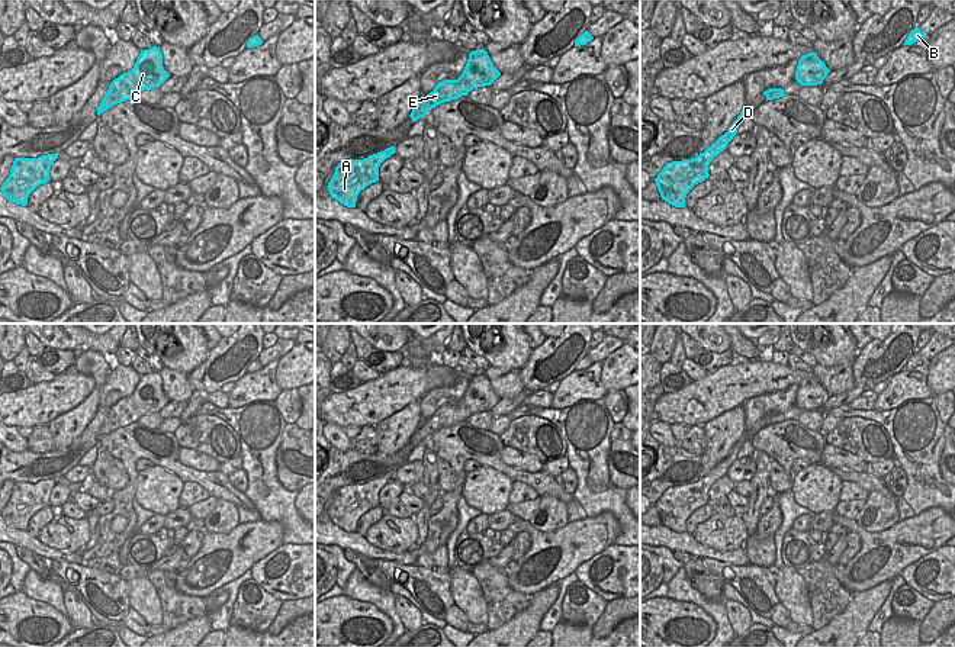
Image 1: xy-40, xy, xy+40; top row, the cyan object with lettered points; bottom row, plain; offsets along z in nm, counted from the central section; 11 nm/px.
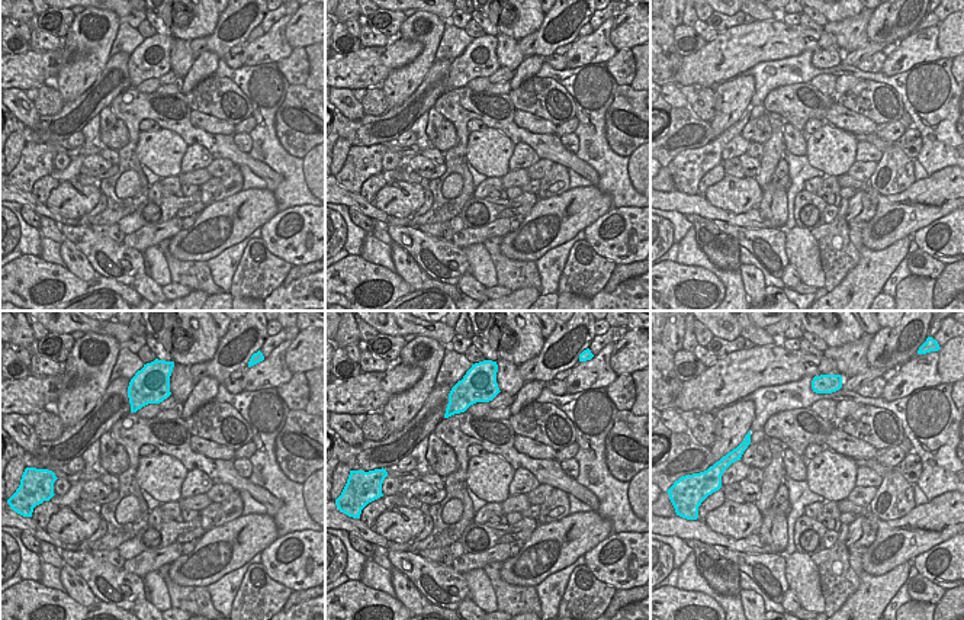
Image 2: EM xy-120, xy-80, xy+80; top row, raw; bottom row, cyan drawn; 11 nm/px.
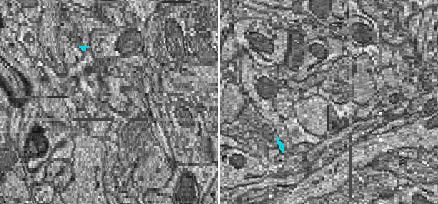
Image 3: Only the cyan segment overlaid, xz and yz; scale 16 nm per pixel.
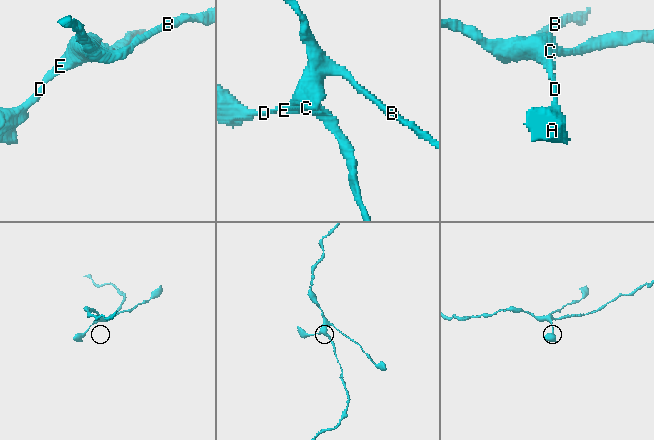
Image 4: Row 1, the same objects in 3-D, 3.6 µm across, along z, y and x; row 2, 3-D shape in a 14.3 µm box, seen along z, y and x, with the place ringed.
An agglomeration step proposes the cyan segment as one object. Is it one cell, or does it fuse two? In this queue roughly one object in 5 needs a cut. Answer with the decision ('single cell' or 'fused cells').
single cell

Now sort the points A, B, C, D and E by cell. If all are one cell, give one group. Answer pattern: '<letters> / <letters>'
A B C D E

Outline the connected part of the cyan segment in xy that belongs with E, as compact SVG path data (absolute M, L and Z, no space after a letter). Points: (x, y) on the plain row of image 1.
M483 373L472 376L462 400L457 405L437 408L434 415L427 419L422 426L417 428L409 442L412 447L417 447L433 432L467 421L473 413L491 411L499 400L501 397L493 392Z

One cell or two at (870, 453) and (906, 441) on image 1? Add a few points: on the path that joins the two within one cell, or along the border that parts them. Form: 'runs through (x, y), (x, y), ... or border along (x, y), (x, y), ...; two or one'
border along (871, 419), (886, 430), (893, 456); two

